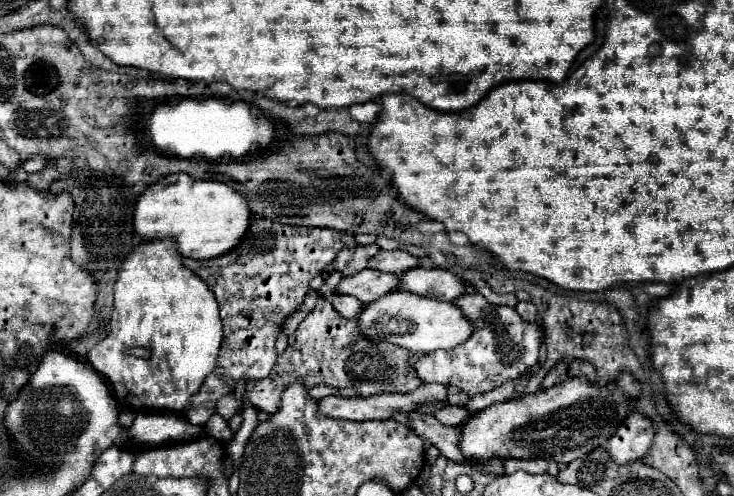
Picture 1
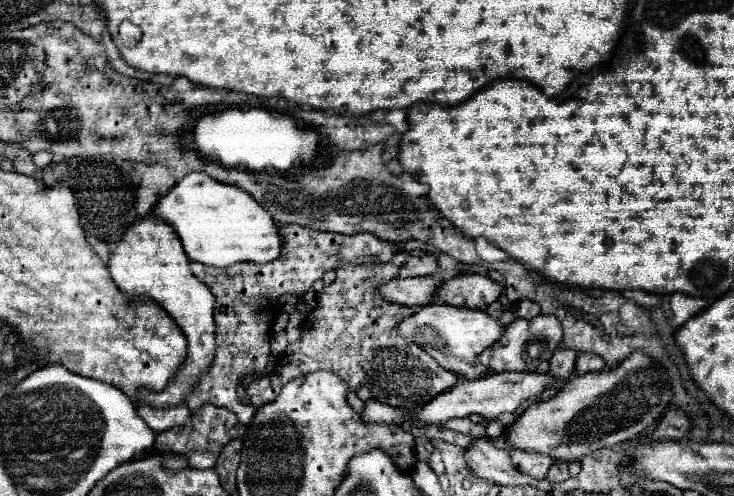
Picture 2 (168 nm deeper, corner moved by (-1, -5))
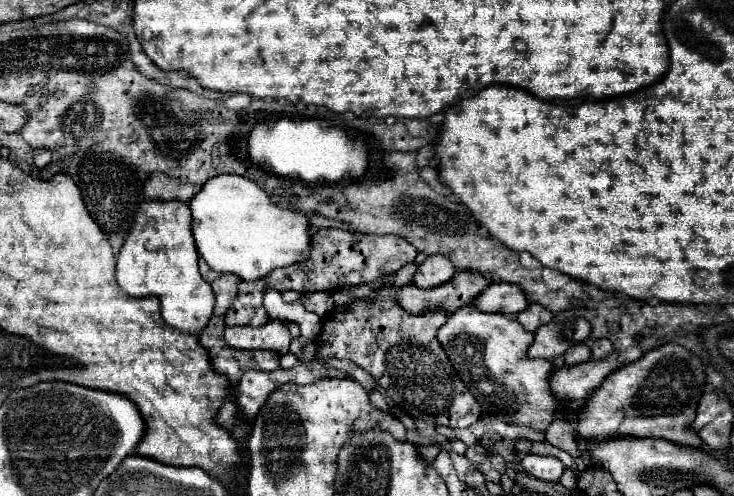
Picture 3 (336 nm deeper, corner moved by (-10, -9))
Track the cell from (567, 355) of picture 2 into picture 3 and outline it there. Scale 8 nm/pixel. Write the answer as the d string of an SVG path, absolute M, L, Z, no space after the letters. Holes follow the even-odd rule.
M577 344L577 346L571 346L567 352L565 352L565 362L567 364L579 364L579 362L585 362L591 358L591 350L587 344Z

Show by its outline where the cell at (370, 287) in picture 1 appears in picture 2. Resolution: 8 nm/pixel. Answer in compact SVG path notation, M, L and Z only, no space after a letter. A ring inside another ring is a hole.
M426 276L426 278L395 278L380 287L382 297L394 304L402 304L402 306L422 306L422 304L430 304L436 296L436 288L438 288L438 280Z

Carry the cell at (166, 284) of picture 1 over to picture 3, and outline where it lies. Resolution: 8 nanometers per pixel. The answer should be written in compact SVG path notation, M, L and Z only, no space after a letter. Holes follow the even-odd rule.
M149 200L137 210L133 228L117 256L117 282L135 296L157 296L163 320L181 332L201 334L211 318L215 294L197 268L197 248L191 236L189 204L181 200Z

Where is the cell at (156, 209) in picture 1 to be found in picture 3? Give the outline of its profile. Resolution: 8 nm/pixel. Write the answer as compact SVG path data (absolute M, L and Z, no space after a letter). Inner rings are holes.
M237 174L215 176L193 200L189 200L189 208L193 214L197 252L215 272L231 272L241 280L259 280L275 268L299 264L309 258L309 218L299 210L275 206L249 178Z

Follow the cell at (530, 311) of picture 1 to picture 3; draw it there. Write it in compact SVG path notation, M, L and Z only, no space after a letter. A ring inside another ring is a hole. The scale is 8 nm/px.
M529 304L529 308L525 312L517 314L517 320L527 332L537 332L539 326L549 324L553 320L553 314L547 308L543 308L541 304Z

